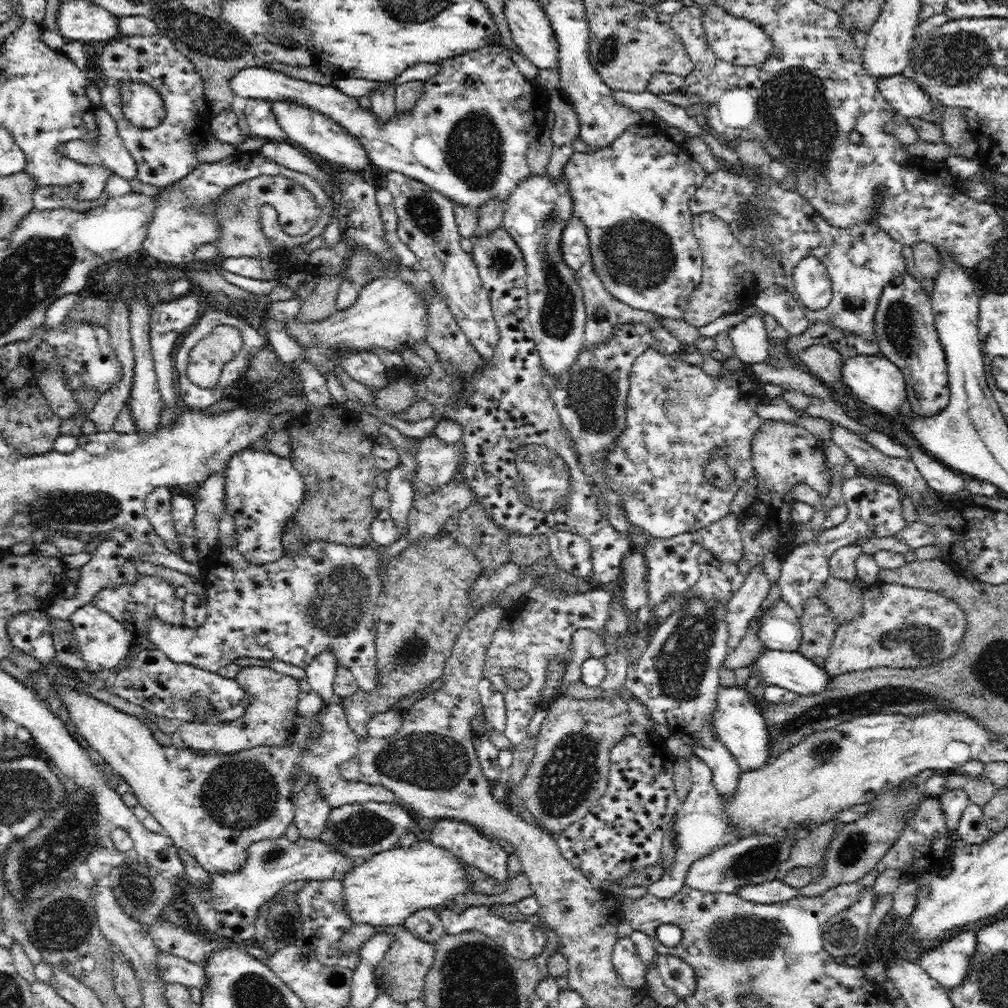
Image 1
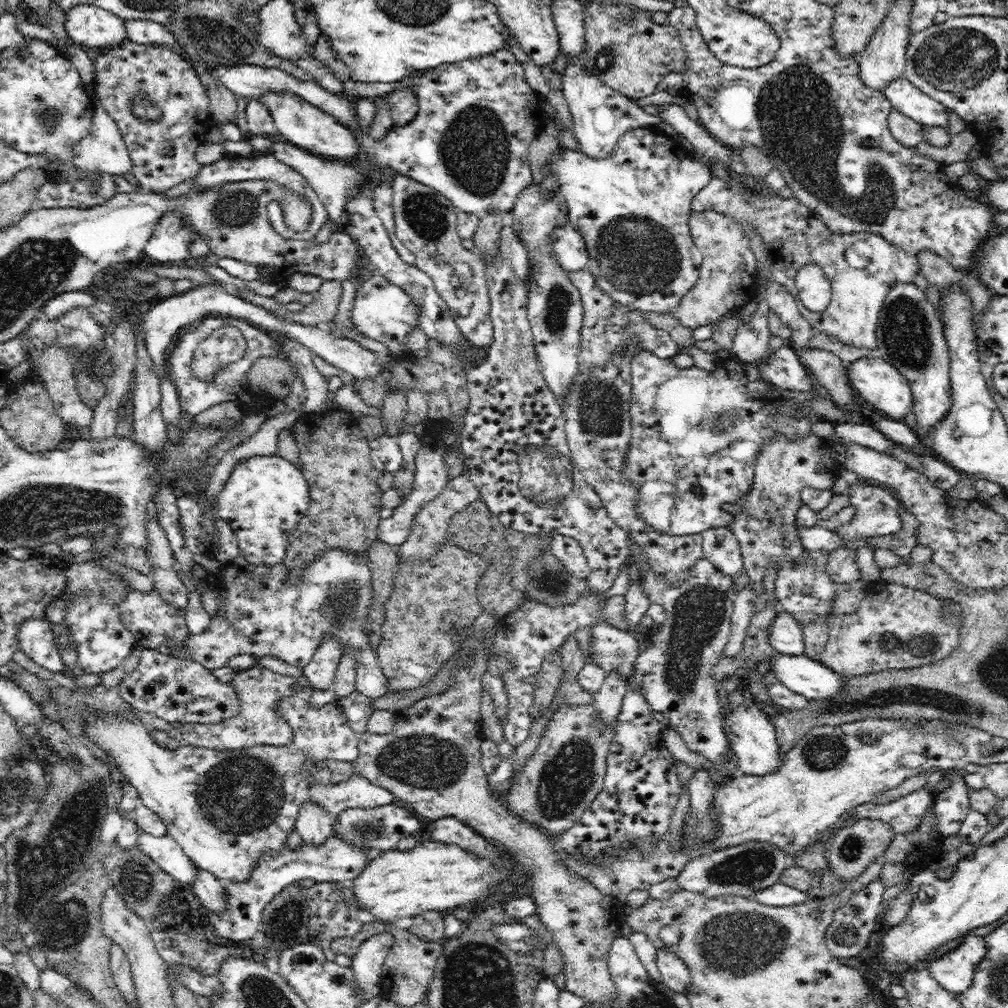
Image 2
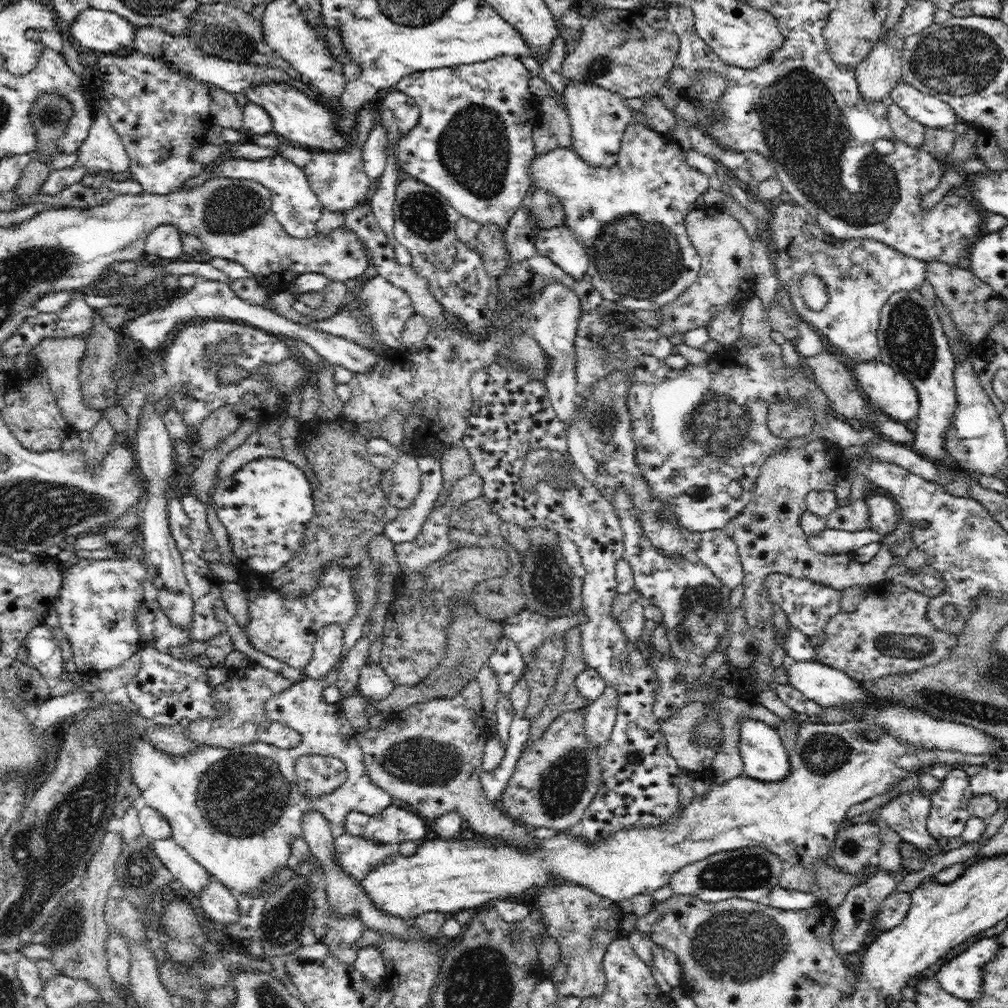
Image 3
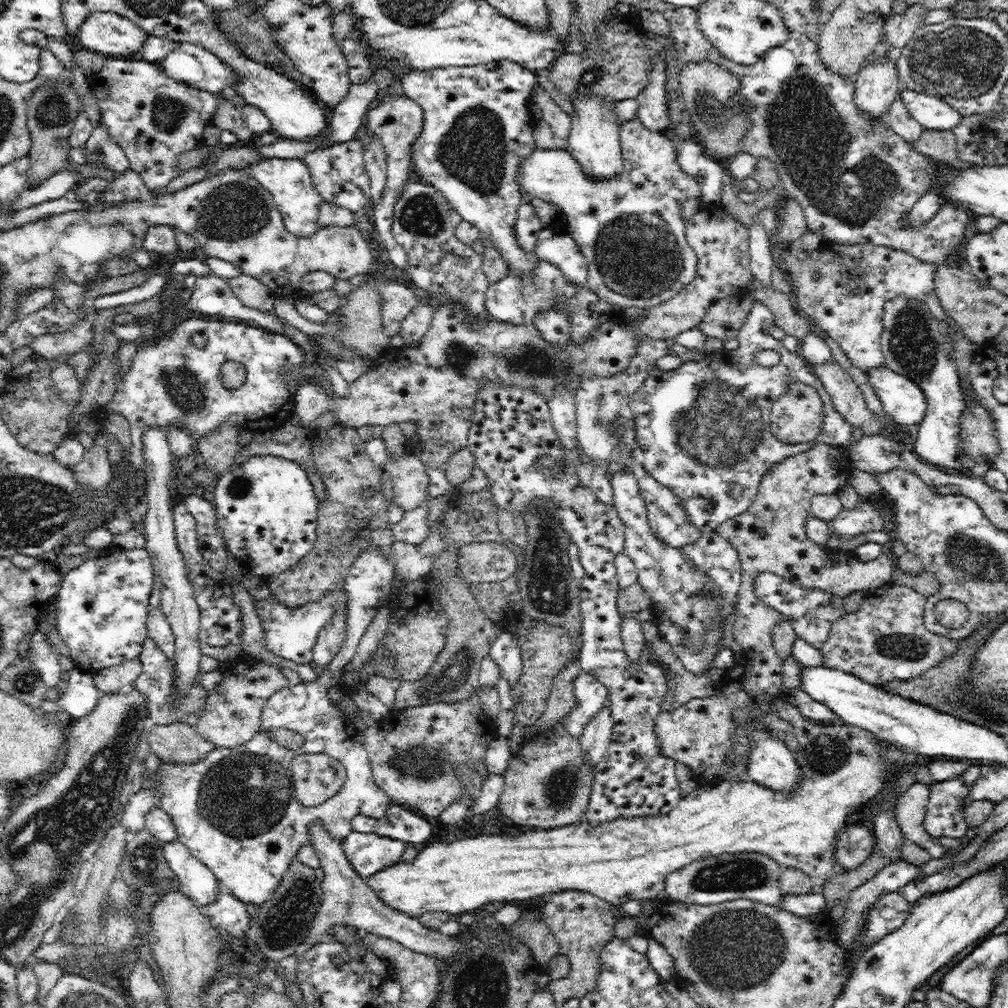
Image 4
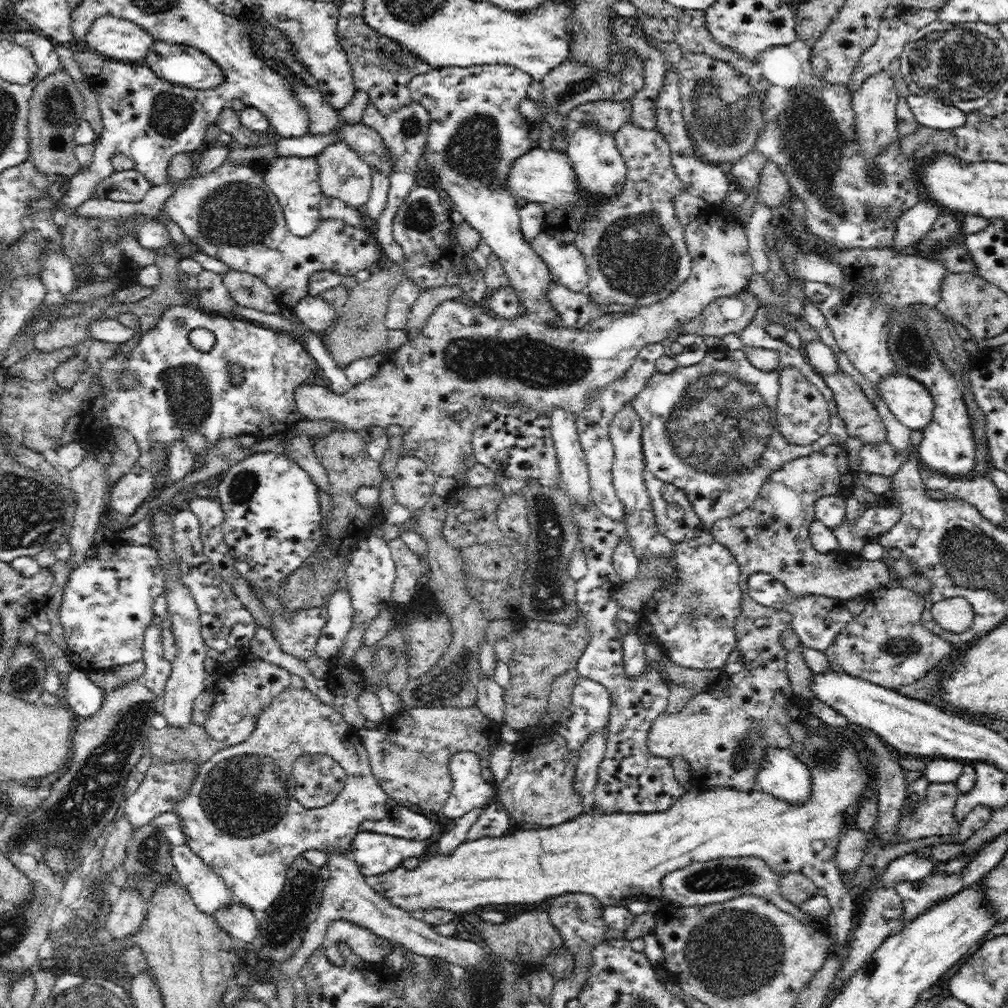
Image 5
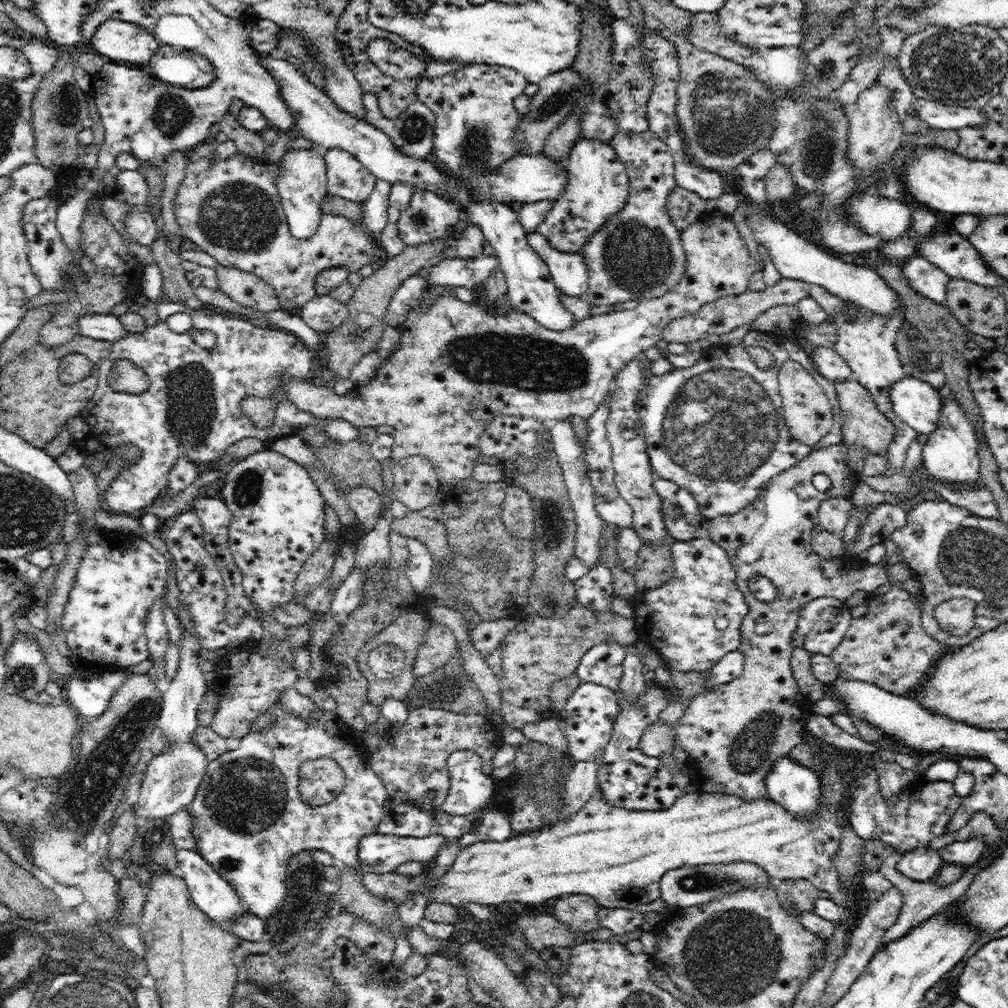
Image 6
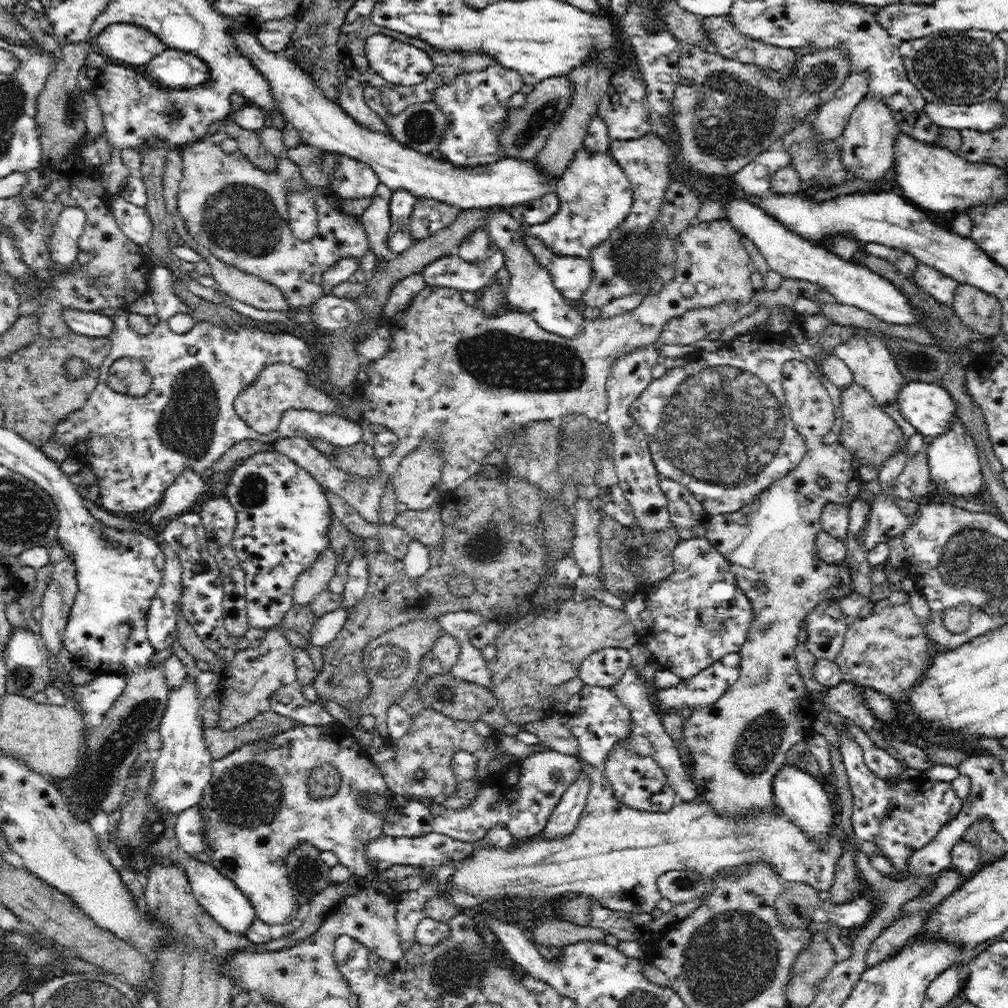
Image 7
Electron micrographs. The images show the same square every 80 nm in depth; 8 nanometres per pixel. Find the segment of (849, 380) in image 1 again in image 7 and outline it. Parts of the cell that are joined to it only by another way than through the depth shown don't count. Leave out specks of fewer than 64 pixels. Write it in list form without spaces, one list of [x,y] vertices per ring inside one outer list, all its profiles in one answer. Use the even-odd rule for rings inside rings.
[[[904,382],[904,386],[898,390],[898,403],[900,403],[900,411],[906,417],[906,421],[910,423],[922,436],[940,436],[942,432],[946,432],[948,428],[948,420],[955,416],[956,401],[952,399],[952,395],[943,386],[927,382]]]

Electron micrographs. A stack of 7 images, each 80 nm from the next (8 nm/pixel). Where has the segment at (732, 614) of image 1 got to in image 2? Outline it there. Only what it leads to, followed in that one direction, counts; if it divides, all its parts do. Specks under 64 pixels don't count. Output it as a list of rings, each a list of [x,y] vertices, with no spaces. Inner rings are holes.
[[[748,585],[734,596],[734,608],[731,616],[731,629],[728,642],[724,647],[724,656],[738,658],[740,650],[744,648],[746,630],[750,626],[755,610],[757,592]]]

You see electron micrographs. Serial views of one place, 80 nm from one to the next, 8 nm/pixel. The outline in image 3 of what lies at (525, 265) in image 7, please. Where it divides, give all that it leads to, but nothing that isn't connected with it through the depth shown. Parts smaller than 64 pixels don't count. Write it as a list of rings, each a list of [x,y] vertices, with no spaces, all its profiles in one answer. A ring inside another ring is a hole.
[[[500,54],[484,62],[412,72],[395,85],[414,98],[420,109],[418,124],[394,144],[396,163],[401,170],[435,188],[460,215],[481,226],[496,225],[502,234],[512,215],[523,206],[522,199],[531,186],[529,168],[535,157],[533,130],[544,121],[537,96],[528,85],[530,77],[530,71],[519,58]]]

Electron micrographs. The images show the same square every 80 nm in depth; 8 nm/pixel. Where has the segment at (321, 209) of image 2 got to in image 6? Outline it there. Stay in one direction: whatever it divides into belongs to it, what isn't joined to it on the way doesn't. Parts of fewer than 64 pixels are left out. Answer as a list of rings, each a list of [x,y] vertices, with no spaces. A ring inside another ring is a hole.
[[[319,147],[302,149],[301,151],[286,151],[280,160],[280,170],[276,176],[276,187],[284,212],[287,216],[289,230],[296,239],[308,239],[316,234],[320,221],[321,201],[327,195],[325,150]]]

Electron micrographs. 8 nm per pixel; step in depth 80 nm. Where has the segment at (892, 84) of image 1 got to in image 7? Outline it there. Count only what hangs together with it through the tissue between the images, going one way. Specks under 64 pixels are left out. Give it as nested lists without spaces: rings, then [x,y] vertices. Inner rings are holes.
[[[997,97],[971,105],[926,102],[924,112],[928,113],[928,117],[935,125],[958,130],[970,128],[986,132],[996,130],[998,126],[1006,122],[1004,105],[998,101]]]

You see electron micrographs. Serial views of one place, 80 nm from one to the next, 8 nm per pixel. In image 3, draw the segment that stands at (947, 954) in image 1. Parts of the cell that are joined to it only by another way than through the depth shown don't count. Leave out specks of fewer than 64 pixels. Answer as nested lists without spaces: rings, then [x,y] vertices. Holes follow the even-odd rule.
[[[980,937],[964,952],[942,965],[934,978],[941,988],[962,1000],[976,1000],[983,996],[982,968],[998,952],[994,937]]]

